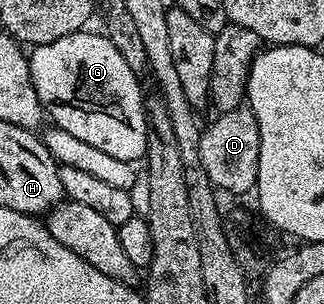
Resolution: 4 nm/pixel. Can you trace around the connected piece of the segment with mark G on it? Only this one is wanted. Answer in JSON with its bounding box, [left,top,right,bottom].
[29,32,149,163]

